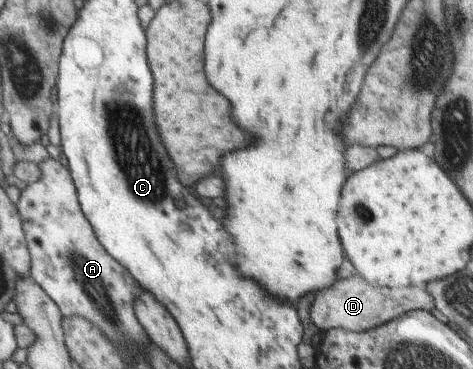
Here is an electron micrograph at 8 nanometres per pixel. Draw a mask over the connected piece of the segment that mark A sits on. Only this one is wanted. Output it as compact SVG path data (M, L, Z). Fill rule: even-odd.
M48 157L38 163L39 177L37 180L27 183L20 191L17 201L18 210L21 214L25 228L26 246L31 254L30 277L37 282L50 296L51 301L61 310L62 317L85 317L103 329L103 333L119 345L119 351L125 351L127 343L135 345L139 349L147 349L149 339L142 325L139 325L135 317L134 300L141 289L131 279L133 275L127 273L125 266L119 265L105 247L98 241L93 227L83 215L81 203L78 201L77 189L69 169L61 165L59 160Z

